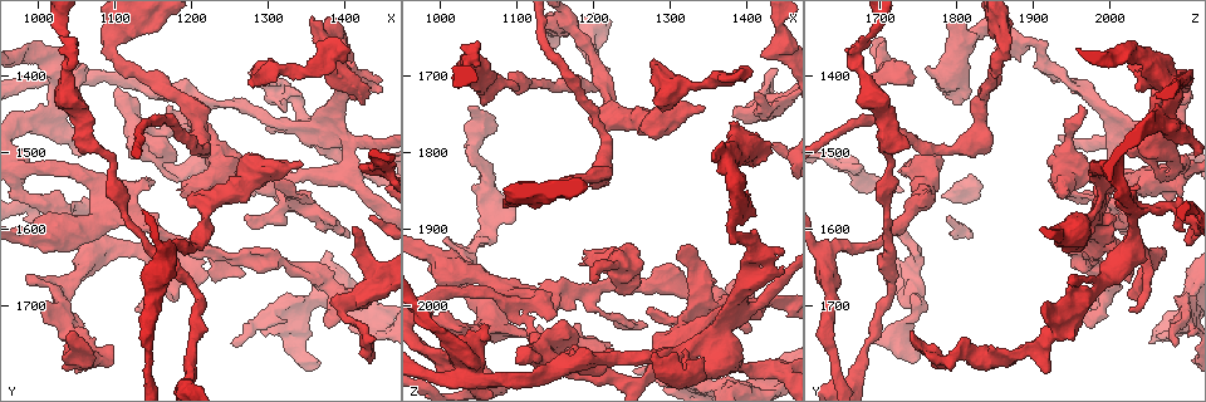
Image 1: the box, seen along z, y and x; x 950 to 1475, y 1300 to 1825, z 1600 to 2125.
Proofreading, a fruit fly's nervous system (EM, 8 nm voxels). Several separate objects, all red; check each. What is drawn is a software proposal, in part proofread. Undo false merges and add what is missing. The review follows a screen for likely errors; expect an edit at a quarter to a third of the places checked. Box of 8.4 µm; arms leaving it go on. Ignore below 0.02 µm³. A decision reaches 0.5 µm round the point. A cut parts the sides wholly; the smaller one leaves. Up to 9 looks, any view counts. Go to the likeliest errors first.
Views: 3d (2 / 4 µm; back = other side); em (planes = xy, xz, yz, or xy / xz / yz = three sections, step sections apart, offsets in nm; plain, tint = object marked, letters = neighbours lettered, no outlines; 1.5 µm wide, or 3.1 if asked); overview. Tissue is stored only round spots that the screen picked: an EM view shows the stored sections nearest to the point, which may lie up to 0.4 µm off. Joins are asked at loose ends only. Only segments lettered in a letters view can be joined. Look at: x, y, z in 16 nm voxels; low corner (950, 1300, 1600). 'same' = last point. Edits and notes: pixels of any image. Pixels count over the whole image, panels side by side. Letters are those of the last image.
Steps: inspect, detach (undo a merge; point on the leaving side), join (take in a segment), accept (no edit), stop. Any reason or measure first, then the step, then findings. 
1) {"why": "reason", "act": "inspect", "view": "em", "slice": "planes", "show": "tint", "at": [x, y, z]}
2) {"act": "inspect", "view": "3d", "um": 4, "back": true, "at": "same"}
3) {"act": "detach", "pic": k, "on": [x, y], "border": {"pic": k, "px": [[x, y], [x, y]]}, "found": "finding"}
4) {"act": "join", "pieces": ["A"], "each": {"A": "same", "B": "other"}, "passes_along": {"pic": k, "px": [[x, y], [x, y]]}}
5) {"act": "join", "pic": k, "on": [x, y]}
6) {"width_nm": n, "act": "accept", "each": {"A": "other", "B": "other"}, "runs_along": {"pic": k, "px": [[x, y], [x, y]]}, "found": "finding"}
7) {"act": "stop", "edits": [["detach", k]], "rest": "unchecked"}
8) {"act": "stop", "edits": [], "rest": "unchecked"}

{"act": "inspect", "view": "3d", "um": 2, "back": true, "at": [1275, 1410, 1675]}

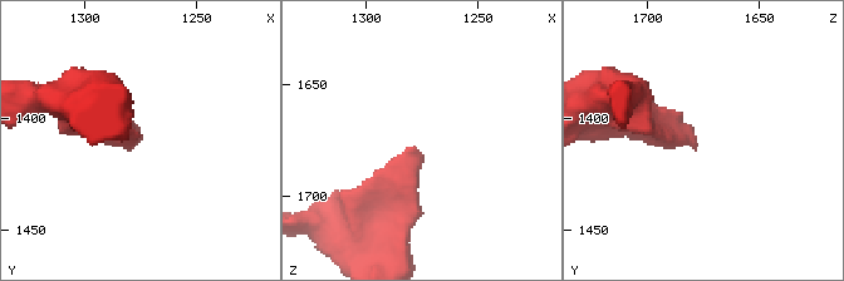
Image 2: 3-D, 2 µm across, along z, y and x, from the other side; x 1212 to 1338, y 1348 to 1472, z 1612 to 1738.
{"act": "inspect", "view": "em", "slice": "xy", "step": 4, "show": "letters", "at": [1279, 1412, 1680]}

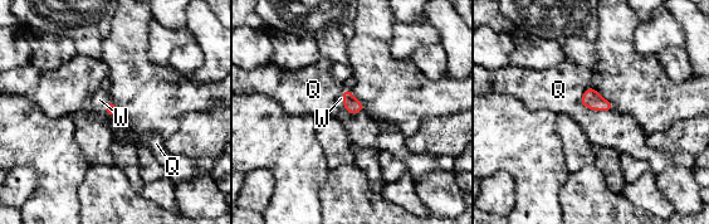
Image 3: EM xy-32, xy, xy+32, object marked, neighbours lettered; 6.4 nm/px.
{"why": "another direction", "act": "inspect", "view": "em", "slice": "planes", "show": "letters", "at": "same"}

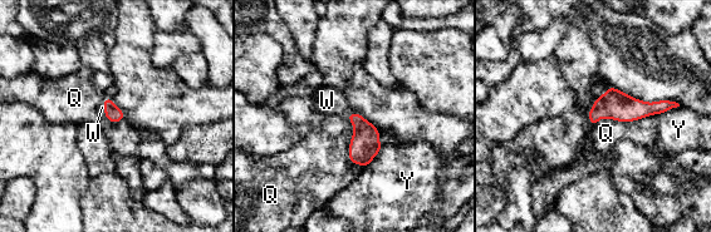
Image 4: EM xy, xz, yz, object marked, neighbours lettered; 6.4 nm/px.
{"act": "join", "pieces": ["W"], "each": {"Q": "other", "W": "same", "Y": "other"}, "passes_along": {"pic": 4, "px": [[364, 146], [351, 113], [327, 100]]}, "found": "the cell continues"}

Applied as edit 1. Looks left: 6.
{"why": "see it whole again", "act": "inspect", "view": "overview"}

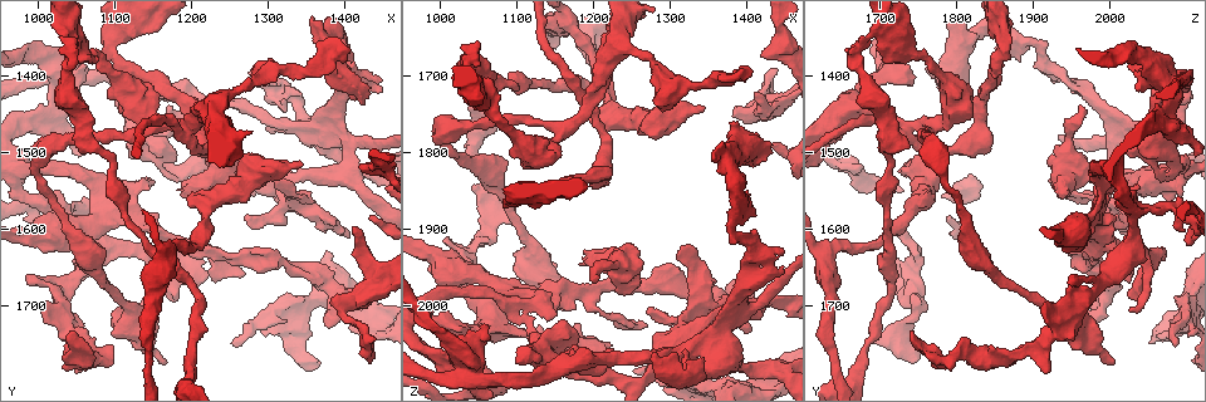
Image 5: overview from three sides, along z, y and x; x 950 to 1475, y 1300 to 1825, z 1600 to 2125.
{"why": "an open end", "act": "inspect", "view": "3d", "um": 4, "at": [1395, 1350, 1695]}

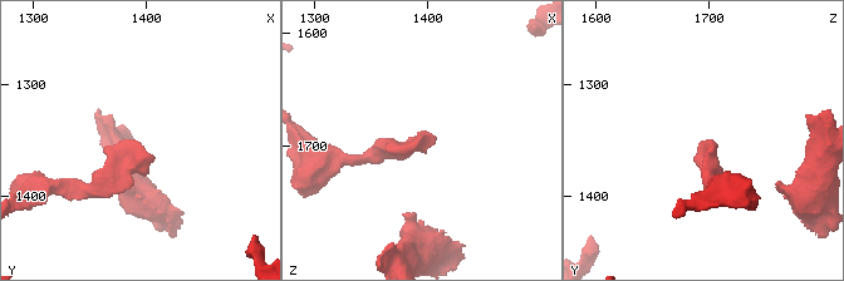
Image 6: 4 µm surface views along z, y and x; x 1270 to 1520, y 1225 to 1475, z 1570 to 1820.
{"act": "inspect", "view": "em", "slice": "planes", "show": "letters", "at": [1398, 1352, 1694]}

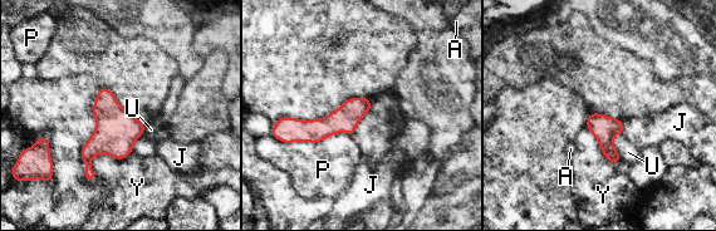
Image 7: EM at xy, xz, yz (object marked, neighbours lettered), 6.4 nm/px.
{"longest_contact_nm": ["P", 440], "act": "accept", "each": {"A": "other", "J": "other", "P": "other", "U": "other", "Y": "other"}, "runs_along": {"pic": 7, "px": [[367, 101], [325, 127], [290, 124]]}, "found": "no lettered segment goes on from it"}

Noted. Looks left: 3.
{"why": "branch stops here", "act": "inspect", "view": "3d", "um": 2, "back": true, "at": [1185, 1545, 1945]}

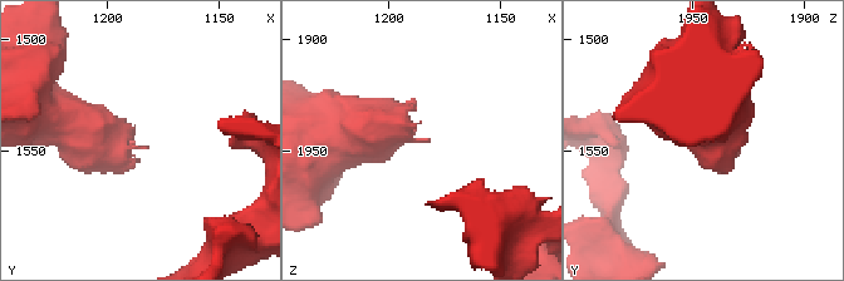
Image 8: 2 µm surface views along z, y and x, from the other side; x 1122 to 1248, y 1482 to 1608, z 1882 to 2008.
{"why": "now the EM", "act": "inspect", "view": "em", "slice": "planes", "show": "letters", "at": [1183, 1547, 1944]}

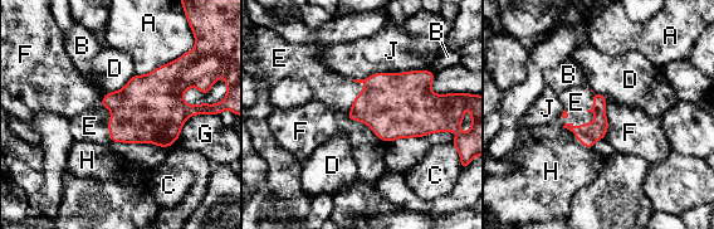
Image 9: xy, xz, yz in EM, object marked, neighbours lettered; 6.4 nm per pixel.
{"act": "join", "pieces": ["E"], "each": {"A": "other", "B": "other", "C": "other", "D": "other", "E": "same", "F": "other", "G": "other", "H": "other", "J": "other"}, "found": "the cell continues"}

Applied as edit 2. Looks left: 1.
{"act": "stop", "edits": [["join", 4], ["join", 9]], "rest": "unchecked"}

